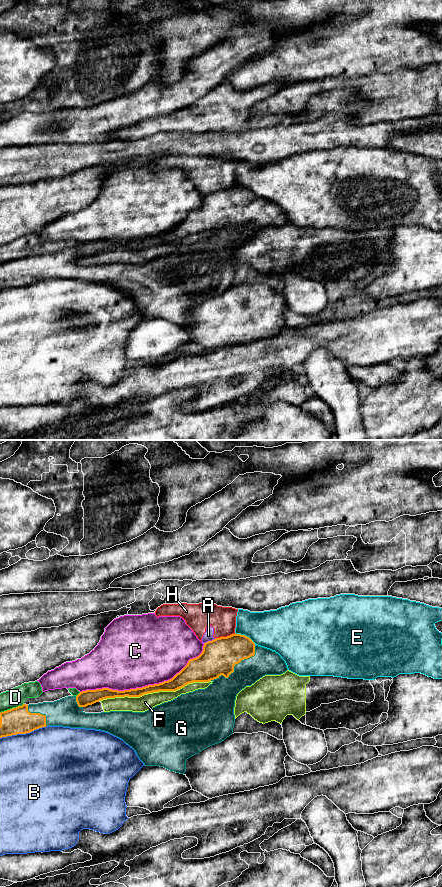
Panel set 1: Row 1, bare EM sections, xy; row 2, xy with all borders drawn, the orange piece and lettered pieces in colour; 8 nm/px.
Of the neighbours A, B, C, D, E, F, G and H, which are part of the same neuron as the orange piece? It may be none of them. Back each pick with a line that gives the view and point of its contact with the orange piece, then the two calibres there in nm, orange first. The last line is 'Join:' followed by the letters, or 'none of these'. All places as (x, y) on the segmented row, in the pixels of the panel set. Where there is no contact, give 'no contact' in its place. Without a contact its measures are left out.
G: meets orange in xy at (234, 665); 280 nm thick on the orange side, 220 nm on the other
Join: G

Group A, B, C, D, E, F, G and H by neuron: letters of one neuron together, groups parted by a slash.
A H / B / C / D / E / F / G

